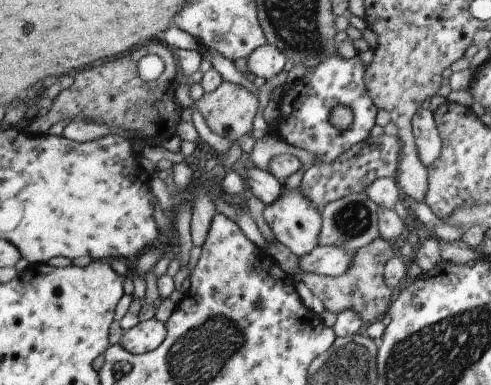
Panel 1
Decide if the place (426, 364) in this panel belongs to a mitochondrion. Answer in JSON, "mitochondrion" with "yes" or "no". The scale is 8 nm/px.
{"mitochondrion":"yes"}

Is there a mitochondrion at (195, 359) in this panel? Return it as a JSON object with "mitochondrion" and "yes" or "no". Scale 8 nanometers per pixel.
{"mitochondrion":"yes"}

